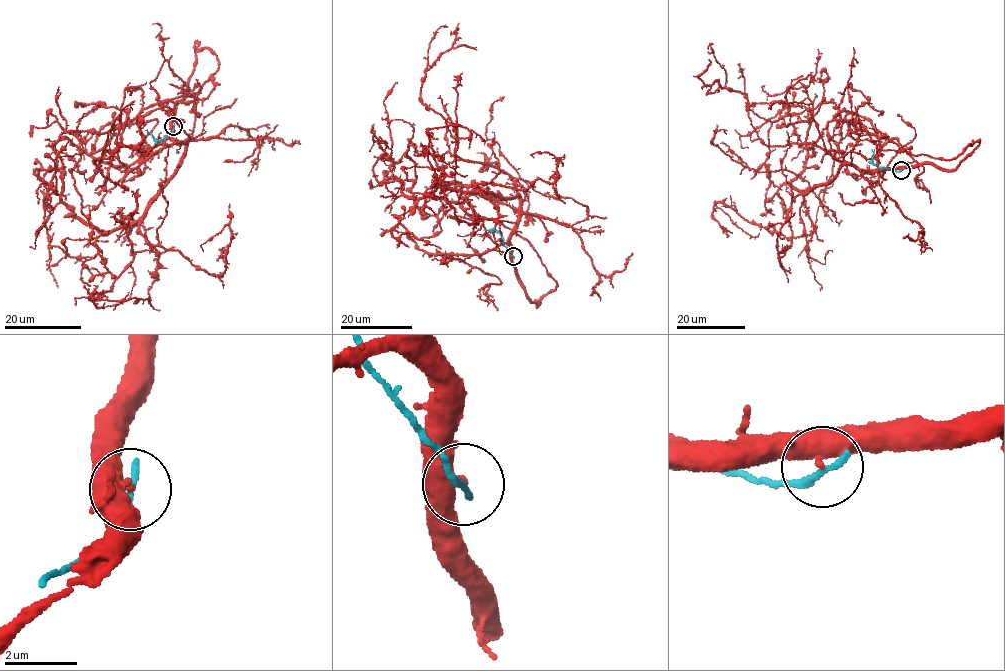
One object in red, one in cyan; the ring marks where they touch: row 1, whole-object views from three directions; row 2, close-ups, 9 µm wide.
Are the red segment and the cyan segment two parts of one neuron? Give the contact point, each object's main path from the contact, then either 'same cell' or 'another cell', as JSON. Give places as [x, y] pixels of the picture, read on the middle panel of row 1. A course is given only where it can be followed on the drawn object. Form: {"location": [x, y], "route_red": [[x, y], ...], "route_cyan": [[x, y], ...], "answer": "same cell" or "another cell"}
{"location": [513, 256], "route_red": [[513, 257], [537, 308], [556, 282], [533, 247], [413, 193], [406, 154], [419, 151]], "route_cyan": [[513, 257], [499, 233], [485, 227]], "answer": "another cell"}

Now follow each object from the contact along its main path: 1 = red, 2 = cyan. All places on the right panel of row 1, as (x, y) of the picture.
1: (901, 170), (953, 169), (979, 140), (946, 160), (909, 154), (826, 102), (774, 121), (769, 152), (753, 171)
2: (901, 170), (896, 171), (873, 165), (872, 149)

